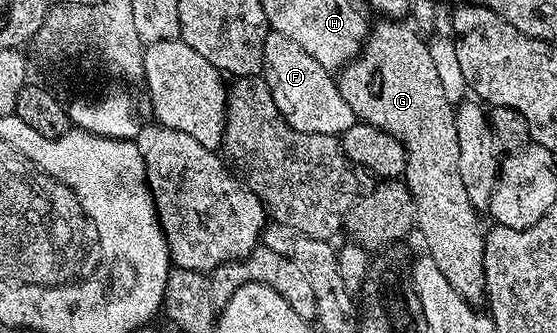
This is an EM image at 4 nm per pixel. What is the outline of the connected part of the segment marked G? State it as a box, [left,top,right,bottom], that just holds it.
[336,18,486,306]

